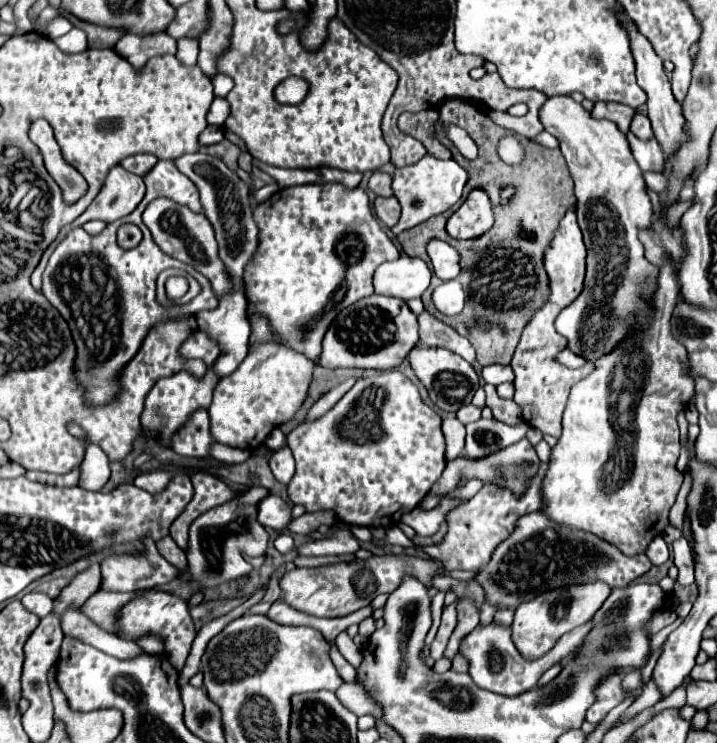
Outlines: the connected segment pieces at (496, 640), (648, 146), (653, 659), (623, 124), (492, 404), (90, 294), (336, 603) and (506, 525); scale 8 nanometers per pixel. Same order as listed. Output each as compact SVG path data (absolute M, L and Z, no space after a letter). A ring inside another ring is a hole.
M591 622L588 625L582 625L582 627L576 627L572 629L568 635L564 635L556 647L552 647L552 651L548 651L548 655L544 655L542 659L536 659L536 661L526 661L522 659L522 655L516 651L512 639L510 639L510 629L508 627L498 627L494 623L482 627L478 625L460 645L460 653L464 657L470 659L470 677L472 681L480 687L480 689L486 689L486 691L492 691L492 693L498 693L498 695L504 695L504 697L516 697L516 695L522 695L524 691L532 689L540 675L550 669L554 663L558 663L562 657L566 657L584 637L586 633L591 630Z
M632 131L626 133L628 137L628 143L630 143L630 149L632 149L632 155L636 159L636 163L640 165L642 171L654 171L654 173L662 173L662 167L664 167L664 153L660 151L660 145L656 143L656 139L636 139L636 135L632 135Z
M661 648L658 649L656 652L654 652L650 656L646 666L643 668L643 670L642 670L642 677L643 677L642 684L643 684L643 686L646 685L646 683L650 680L650 677L652 676L654 667L657 663L658 658L661 655L661 652L662 652Z
M596 103L592 109L592 115L596 119L608 119L614 121L622 133L626 133L630 129L630 121L632 121L632 107L624 107L622 103Z
M486 384L483 388L486 394L485 404L491 409L496 420L508 425L515 425L522 421L521 408L513 399L500 399L493 385Z
M158 161L154 165L154 169L150 173L144 175L144 183L146 185L146 193L144 199L140 201L140 207L136 207L136 211L132 211L132 215L128 215L128 219L120 219L120 223L110 223L106 225L106 229L100 233L100 235L88 235L82 227L76 227L72 229L66 239L56 247L56 251L52 253L50 261L48 261L48 267L44 271L44 285L42 285L42 293L44 297L60 311L60 315L66 319L70 331L72 331L72 337L74 337L74 343L76 343L76 363L74 363L74 379L76 383L82 387L84 391L84 403L86 405L92 405L92 407L104 407L108 405L116 393L120 391L120 371L122 367L128 365L128 361L138 353L144 337L148 335L148 331L160 323L160 319L164 319L164 315L168 315L168 311L184 311L184 315L196 315L198 311L202 309L214 309L218 305L218 299L216 299L216 293L212 291L212 285L206 281L206 279L200 279L202 283L202 293L188 305L184 307L162 307L156 299L156 277L168 269L168 267L176 267L176 269L184 269L188 273L198 273L192 265L188 263L182 263L182 261L176 261L172 259L172 263L162 263L160 259L166 255L154 241L152 241L152 235L148 231L148 227L142 223L140 215L144 211L144 207L152 201L152 199L158 199L158 197L170 197L178 203L184 203L186 207L190 207L192 211L202 211L200 207L200 199L198 199L198 189L196 185L186 177L182 175L174 161ZM124 223L134 223L140 227L142 231L142 241L132 247L132 249L122 249L118 243L116 243L116 231L120 225Z
M372 555L366 561L350 561L324 565L314 569L292 569L280 579L284 601L314 617L344 617L372 603L380 593L392 593L404 579L404 575L416 577L426 587L432 587L432 579L438 575L438 561L412 557L412 555ZM340 571L340 575L336 575Z
M546 463L540 465L538 475L530 481L530 487L522 497L514 497L508 489L502 489L496 485L488 485L488 487L484 485L478 491L478 495L472 497L468 503L462 503L462 505L454 507L452 511L448 511L448 515L446 515L448 533L446 533L444 541L438 543L436 547L422 547L422 551L434 559L440 559L444 563L444 567L448 567L446 571L454 571L454 569L474 571L474 569L482 567L484 563L488 563L492 551L504 539L508 539L508 535L514 531L516 519L520 519L522 515L544 509L542 479L546 475L546 467L548 467Z

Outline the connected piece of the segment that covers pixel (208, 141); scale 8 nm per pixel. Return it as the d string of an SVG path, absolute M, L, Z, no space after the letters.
M208 125L200 134L200 143L202 145L212 145L212 143L220 143L224 139L224 127L216 127L216 125Z

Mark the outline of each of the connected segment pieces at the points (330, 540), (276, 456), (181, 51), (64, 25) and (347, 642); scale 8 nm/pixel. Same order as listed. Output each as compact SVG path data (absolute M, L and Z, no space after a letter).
M336 529L326 539L310 539L304 543L298 553L300 555L344 555L344 553L356 553L360 549L360 541L350 533L350 529Z
M284 447L280 451L274 451L272 457L270 457L270 469L272 469L274 477L280 483L290 483L290 479L294 475L294 457L292 457L292 451L288 447Z
M184 37L177 41L177 59L188 66L196 65L199 54L199 42L196 39Z
M56 17L54 21L48 23L48 27L46 27L46 37L48 37L48 39L56 39L56 37L68 33L72 27L74 27L74 25L72 25L66 17Z
M342 631L336 638L336 646L342 656L355 668L360 665L362 656L360 648L354 643L353 639L347 634L346 631Z

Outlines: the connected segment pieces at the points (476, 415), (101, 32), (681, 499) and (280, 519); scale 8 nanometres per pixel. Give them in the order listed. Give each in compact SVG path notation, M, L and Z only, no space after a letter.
M464 405L462 409L458 409L456 411L456 417L460 419L460 423L464 423L464 425L468 425L468 423L472 423L472 421L478 421L480 419L480 407L474 407L474 405Z
M68 17L68 19L72 19L72 23L76 25L76 27L80 27L80 29L84 29L86 31L86 35L88 35L88 47L90 49L112 49L114 45L116 45L116 41L122 37L126 32L123 29L106 29L104 26L94 27L92 25L92 29L90 29L90 25L88 23L84 23L84 21L78 21L76 17Z
M690 465L684 471L684 483L678 491L678 499L670 509L670 523L676 527L682 527L682 519L684 519L684 511L686 511L686 497L688 497L688 491L692 489L692 475L689 467Z
M266 495L258 507L258 519L268 529L284 531L290 523L290 505L278 495Z

